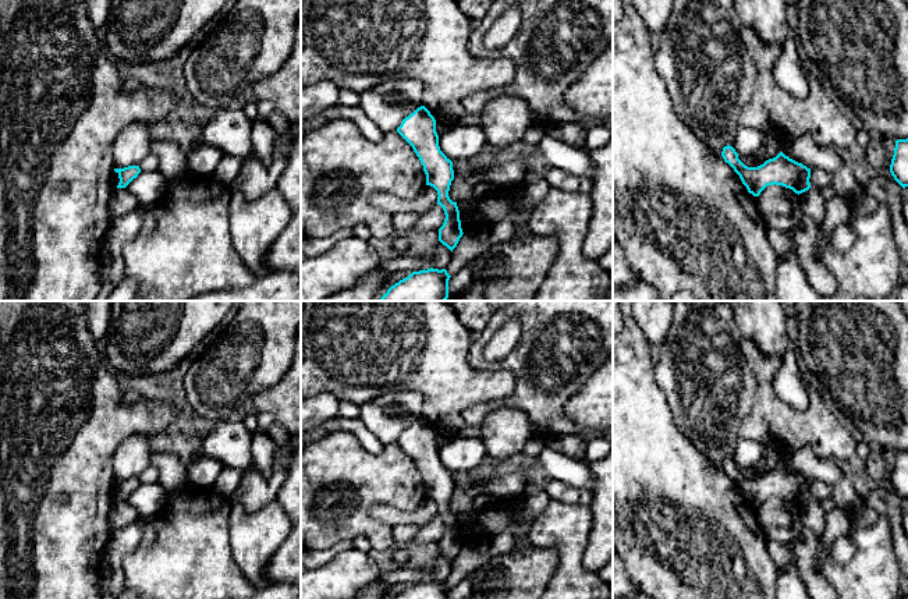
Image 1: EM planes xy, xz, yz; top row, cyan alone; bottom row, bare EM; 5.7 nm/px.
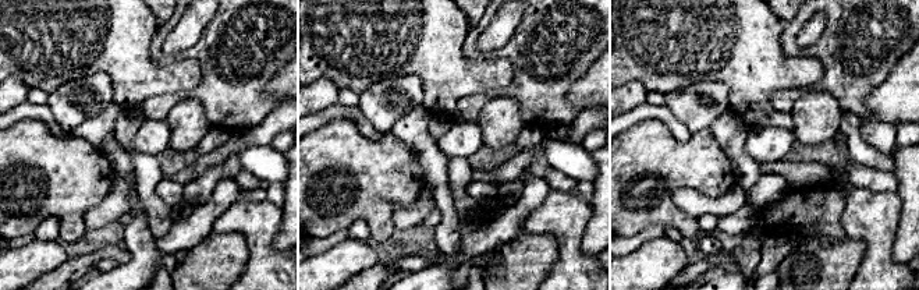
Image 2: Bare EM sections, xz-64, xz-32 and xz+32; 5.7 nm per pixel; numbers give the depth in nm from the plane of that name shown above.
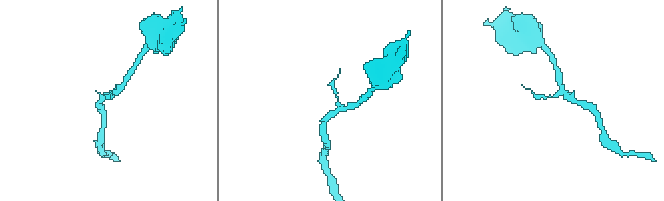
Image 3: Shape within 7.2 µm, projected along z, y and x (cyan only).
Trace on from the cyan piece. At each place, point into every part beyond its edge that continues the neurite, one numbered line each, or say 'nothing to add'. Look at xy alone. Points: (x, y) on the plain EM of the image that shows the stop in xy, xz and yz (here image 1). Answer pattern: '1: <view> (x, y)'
nothing to add

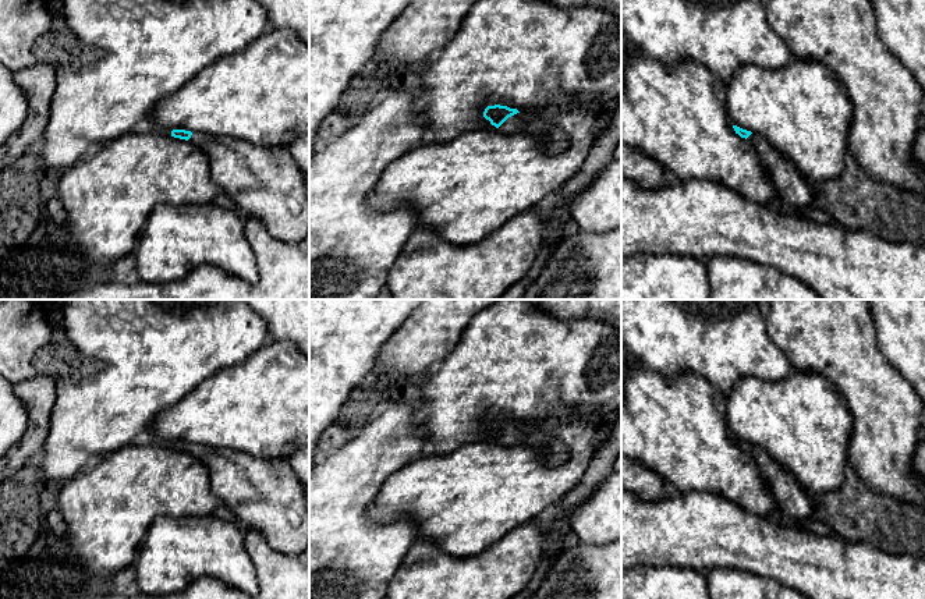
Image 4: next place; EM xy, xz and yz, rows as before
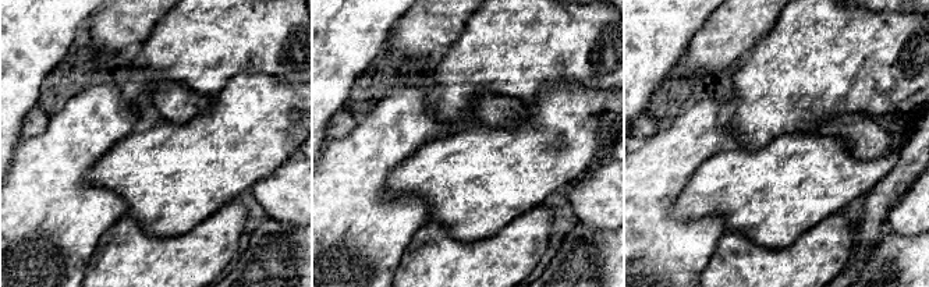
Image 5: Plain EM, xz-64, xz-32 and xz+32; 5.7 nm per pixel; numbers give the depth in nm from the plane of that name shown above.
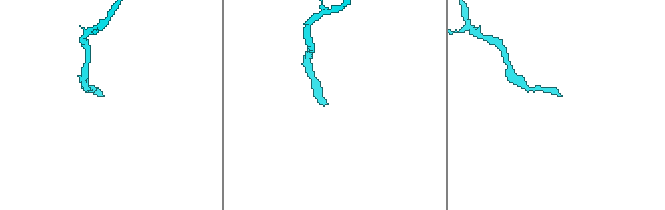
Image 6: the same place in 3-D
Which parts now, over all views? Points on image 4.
1: xz (557, 453)

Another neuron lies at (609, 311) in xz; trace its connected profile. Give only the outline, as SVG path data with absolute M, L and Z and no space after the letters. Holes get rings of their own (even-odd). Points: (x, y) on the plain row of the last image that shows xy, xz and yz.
M525 300L550 316L595 319L614 326L621 333L621 300Z

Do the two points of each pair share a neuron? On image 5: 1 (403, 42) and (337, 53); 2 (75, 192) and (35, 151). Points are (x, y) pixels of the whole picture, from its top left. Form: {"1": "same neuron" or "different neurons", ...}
{"1": "different neurons", "2": "same neuron"}

